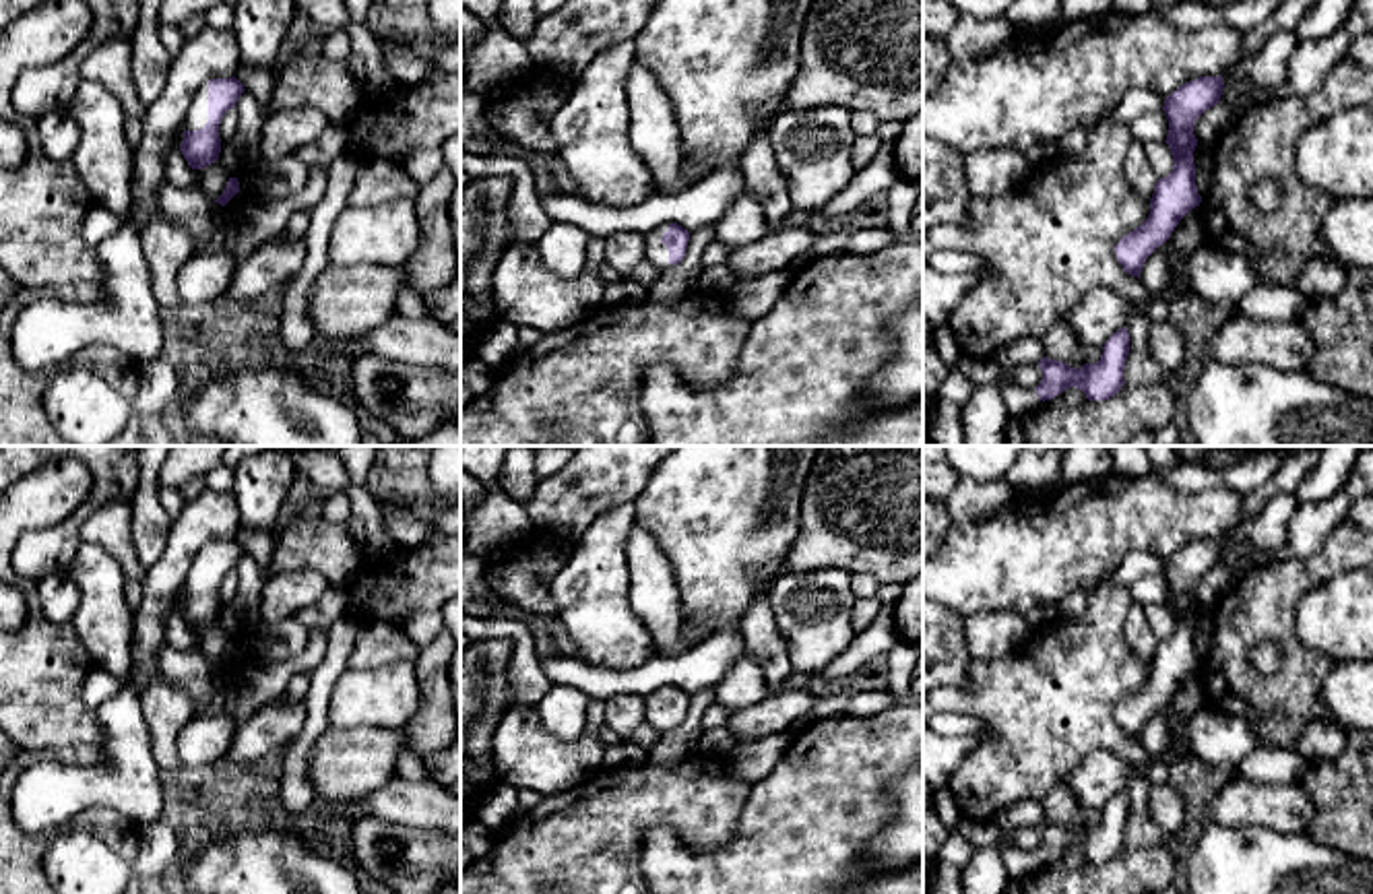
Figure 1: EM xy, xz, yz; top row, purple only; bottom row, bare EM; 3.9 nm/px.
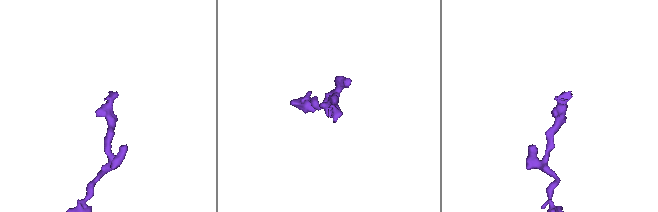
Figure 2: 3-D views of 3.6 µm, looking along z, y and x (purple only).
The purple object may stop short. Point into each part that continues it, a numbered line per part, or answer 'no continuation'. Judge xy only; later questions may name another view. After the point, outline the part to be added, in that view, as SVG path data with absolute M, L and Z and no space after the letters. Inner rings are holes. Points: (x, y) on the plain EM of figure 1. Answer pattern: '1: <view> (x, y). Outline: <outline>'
1: xy (197, 579). Outline: M209 545L200 549L186 576L186 593L200 593L209 584Z

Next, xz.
1: xz (657, 715). Outline: M669 685L654 690L652 694L644 696L644 714L646 723L650 723L654 729L665 733L669 727L669 712L661 704L663 696L669 692Z

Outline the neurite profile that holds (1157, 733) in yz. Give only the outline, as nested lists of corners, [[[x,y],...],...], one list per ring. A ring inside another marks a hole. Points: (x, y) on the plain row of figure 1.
[[[1164,704],[1146,721],[1140,735],[1140,743],[1146,749],[1150,764],[1162,758],[1173,737],[1175,731],[1171,727],[1171,710]]]

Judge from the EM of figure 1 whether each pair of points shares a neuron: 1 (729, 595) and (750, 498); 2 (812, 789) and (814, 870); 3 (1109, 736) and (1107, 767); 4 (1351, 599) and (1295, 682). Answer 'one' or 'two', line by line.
1: one
2: one
3: two
4: two

